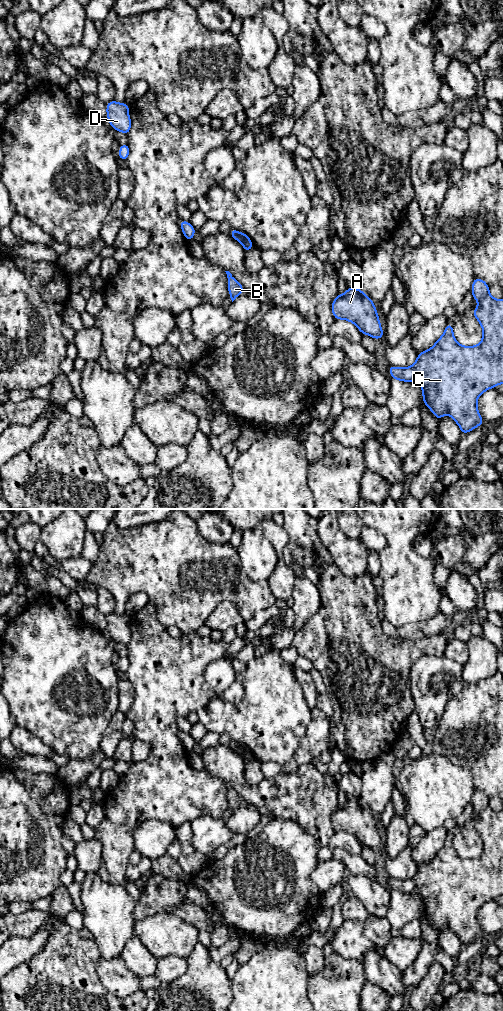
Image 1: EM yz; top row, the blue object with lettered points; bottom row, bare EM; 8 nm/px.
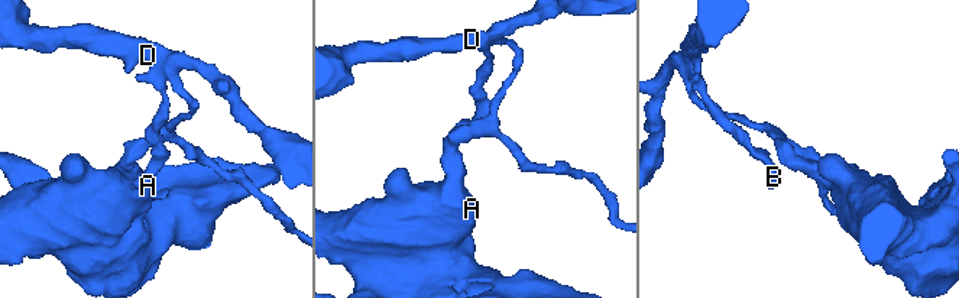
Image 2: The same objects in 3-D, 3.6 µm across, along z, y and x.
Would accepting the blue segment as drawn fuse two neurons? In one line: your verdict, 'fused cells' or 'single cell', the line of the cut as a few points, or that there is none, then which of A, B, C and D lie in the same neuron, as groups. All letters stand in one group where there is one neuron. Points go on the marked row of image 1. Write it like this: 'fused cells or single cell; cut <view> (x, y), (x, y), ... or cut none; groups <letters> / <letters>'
fused cells; cut yz (250, 240), (242, 240), (240, 242); groups A C / B D

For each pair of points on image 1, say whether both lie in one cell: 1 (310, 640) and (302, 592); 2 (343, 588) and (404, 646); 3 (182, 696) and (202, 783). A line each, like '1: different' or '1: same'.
1: different
2: same
3: same

